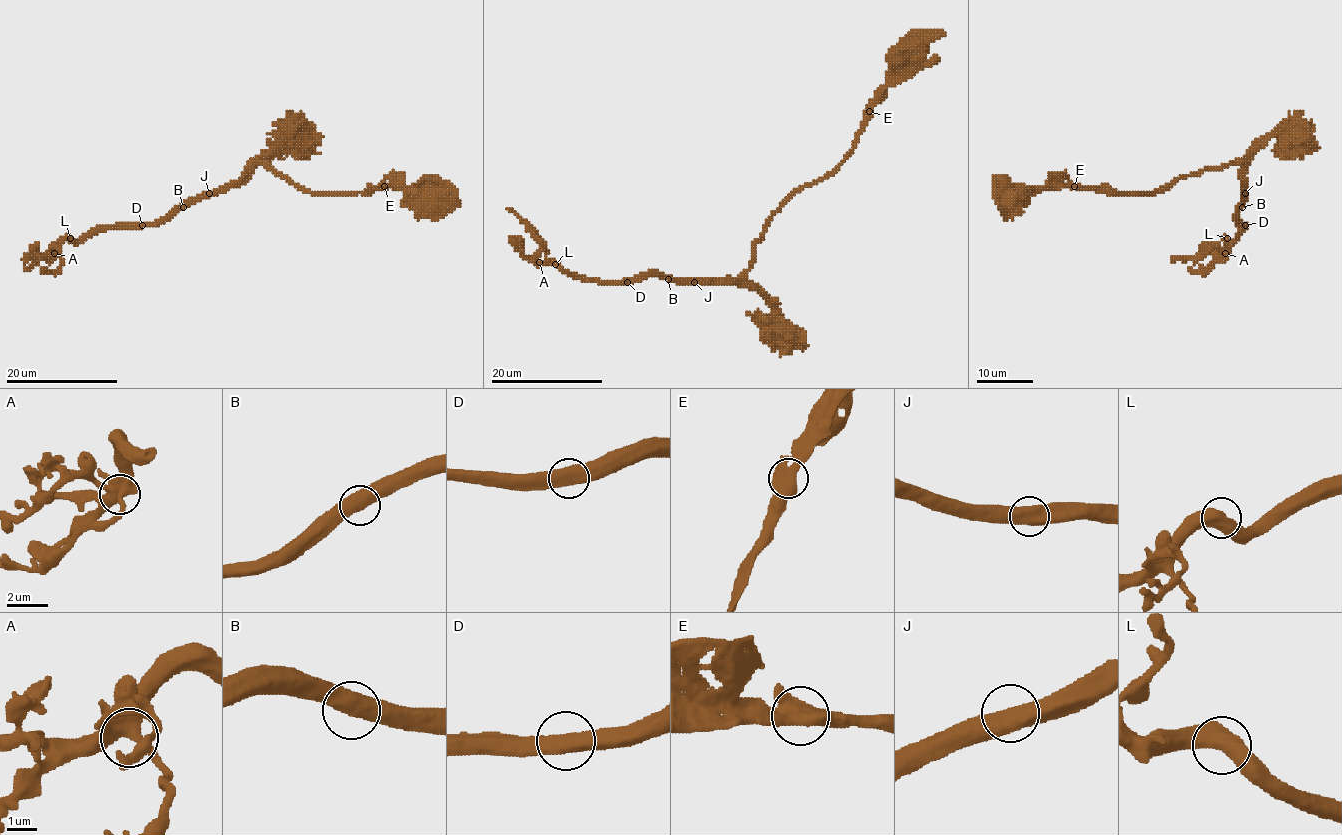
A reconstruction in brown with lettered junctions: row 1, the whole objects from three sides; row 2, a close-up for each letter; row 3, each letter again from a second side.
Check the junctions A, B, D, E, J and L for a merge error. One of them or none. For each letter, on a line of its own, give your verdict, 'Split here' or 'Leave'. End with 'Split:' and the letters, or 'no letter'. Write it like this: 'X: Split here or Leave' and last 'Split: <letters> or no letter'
A: Leave
B: Leave
D: Leave
E: Leave
J: Leave
L: Leave
Split: no letter

